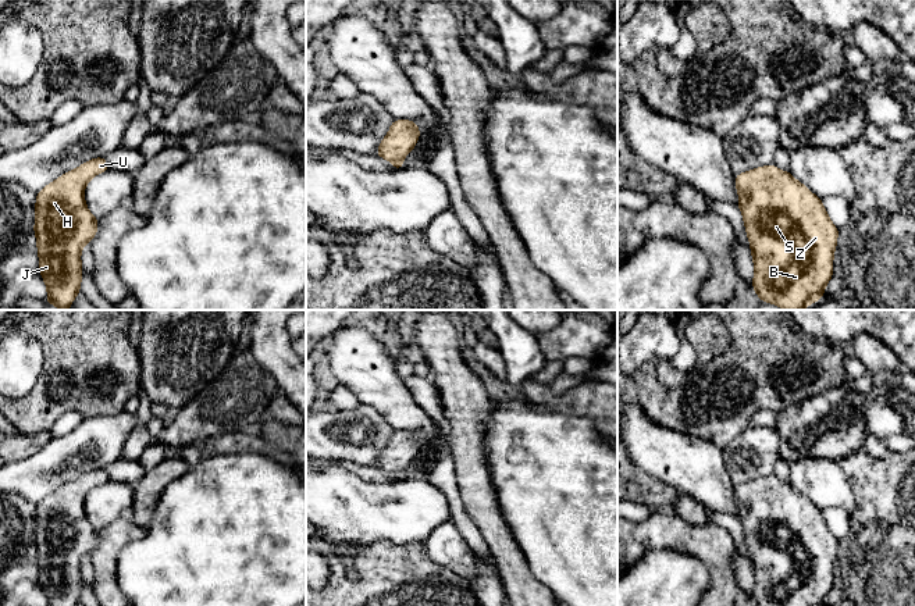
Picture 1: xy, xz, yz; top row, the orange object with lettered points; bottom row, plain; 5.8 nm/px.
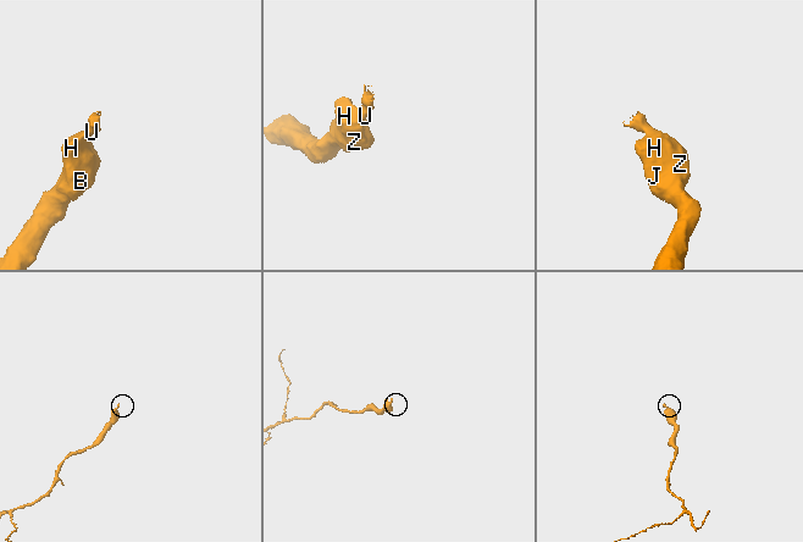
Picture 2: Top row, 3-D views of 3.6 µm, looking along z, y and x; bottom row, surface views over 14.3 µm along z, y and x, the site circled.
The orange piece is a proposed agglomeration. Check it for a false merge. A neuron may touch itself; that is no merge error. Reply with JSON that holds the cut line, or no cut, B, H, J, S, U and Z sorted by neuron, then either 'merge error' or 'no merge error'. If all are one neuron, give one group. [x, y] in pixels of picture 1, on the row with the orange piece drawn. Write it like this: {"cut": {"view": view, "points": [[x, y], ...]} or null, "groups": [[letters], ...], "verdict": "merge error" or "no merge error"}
{"cut": null, "groups": [["B", "H", "J", "S", "U", "Z"]], "verdict": "no merge error"}

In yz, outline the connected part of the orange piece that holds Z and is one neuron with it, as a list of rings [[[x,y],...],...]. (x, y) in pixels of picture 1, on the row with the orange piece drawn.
[[[775,164],[736,175],[734,185],[751,246],[755,267],[752,289],[758,297],[783,310],[804,310],[823,297],[833,278],[839,228],[830,221],[822,199]]]

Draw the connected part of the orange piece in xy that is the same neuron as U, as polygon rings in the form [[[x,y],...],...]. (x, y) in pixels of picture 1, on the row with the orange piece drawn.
[[[103,157],[67,171],[36,193],[35,225],[39,274],[47,286],[47,304],[68,310],[81,292],[81,252],[97,235],[99,220],[85,203],[86,183],[110,170]]]

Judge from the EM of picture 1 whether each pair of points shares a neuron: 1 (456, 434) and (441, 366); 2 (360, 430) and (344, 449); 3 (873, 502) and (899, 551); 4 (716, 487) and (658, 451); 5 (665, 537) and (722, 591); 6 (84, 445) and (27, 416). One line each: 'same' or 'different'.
1: same
2: same
3: same
4: same
5: same
6: different

